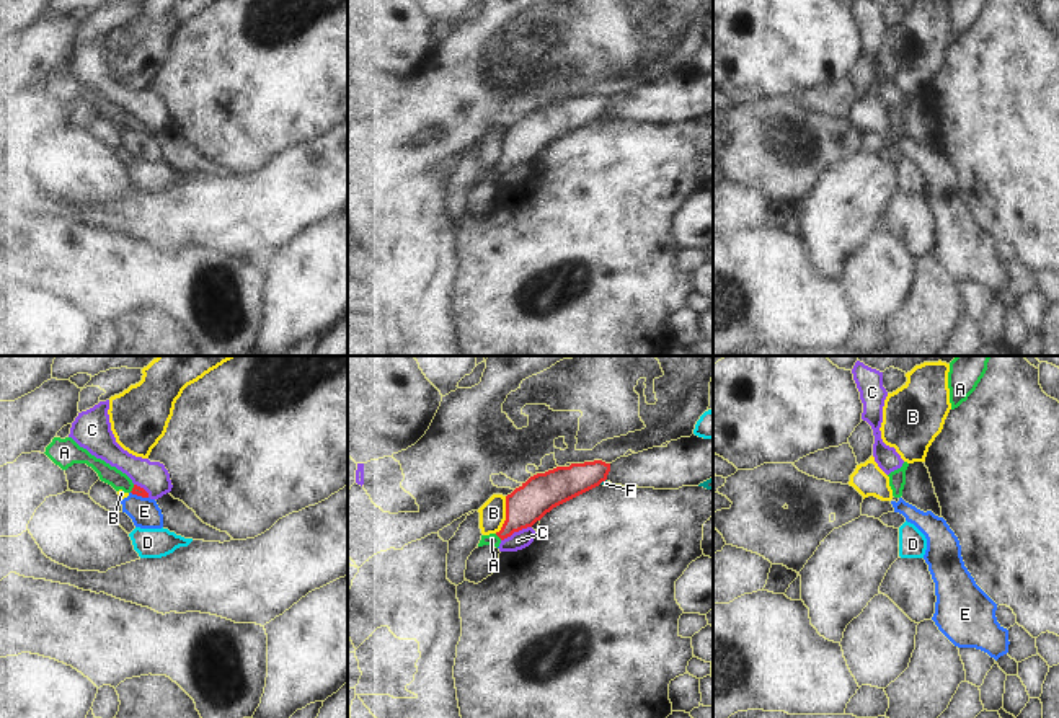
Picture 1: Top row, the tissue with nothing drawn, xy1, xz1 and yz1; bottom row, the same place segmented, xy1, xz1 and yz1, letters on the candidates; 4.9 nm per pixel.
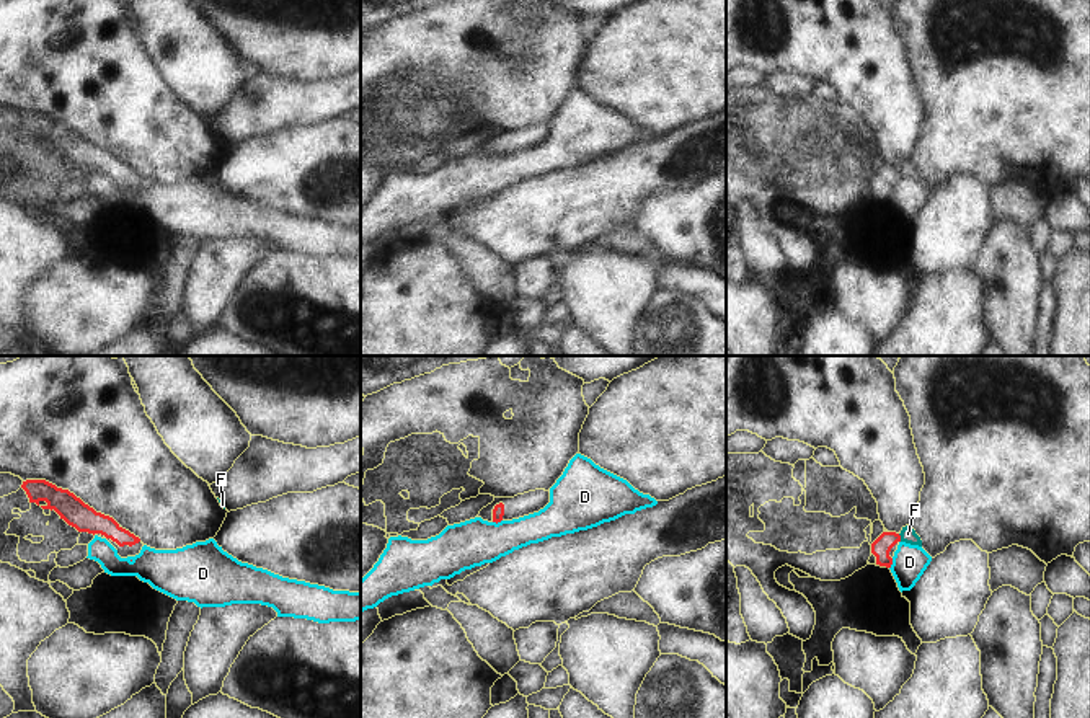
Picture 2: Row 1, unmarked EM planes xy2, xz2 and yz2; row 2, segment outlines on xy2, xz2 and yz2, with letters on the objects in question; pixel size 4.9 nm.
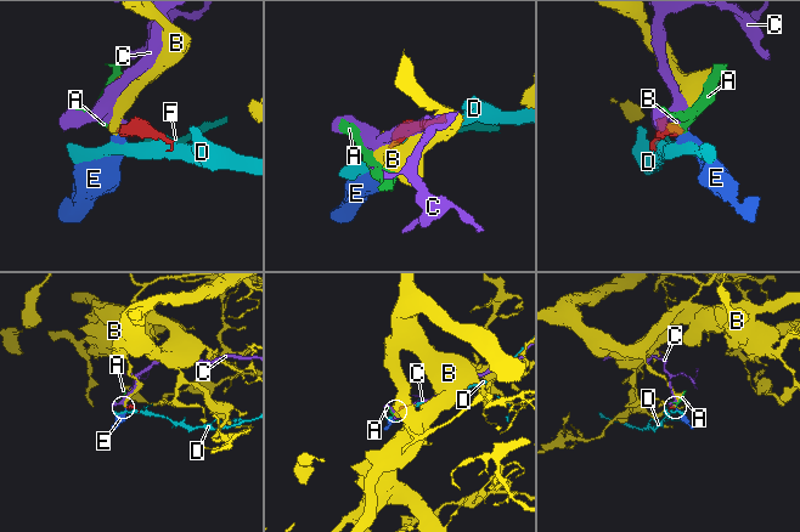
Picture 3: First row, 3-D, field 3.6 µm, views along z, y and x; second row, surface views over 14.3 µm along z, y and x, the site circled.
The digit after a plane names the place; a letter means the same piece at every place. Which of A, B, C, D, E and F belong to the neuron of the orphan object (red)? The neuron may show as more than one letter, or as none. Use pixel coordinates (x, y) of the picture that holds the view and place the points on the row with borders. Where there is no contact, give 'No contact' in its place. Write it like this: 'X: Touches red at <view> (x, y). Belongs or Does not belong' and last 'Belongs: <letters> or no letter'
A: Touches red at xz1 (498, 536). Belongs
B: Touches red at xz1 (506, 516). Does not belong
C: Touches red at xz1 (516, 531). Does not belong
D: Touches red at yz2 (891, 563). Does not belong
E: Touches red at xy1 (139, 495). Does not belong
F: Touches red at yz2 (899, 537). Does not belong
Belongs: A

